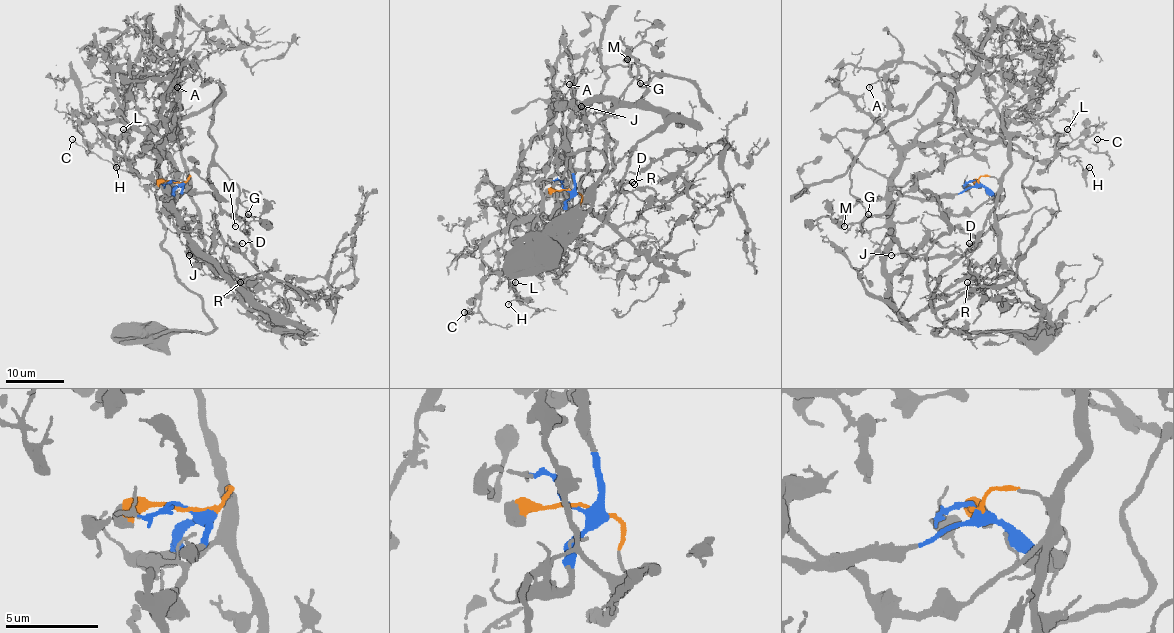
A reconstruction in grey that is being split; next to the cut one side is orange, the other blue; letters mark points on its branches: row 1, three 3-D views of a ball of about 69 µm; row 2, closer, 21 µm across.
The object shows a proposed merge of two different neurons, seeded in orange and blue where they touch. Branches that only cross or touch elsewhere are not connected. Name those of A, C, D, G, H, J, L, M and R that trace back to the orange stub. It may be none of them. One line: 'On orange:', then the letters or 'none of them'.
On orange: C, G, H, L, M

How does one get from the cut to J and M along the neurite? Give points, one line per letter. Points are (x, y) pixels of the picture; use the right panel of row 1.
J: (976, 182), (930, 198), (895, 190), (892, 245), (886, 251), (886, 271), (895, 274), (908, 258), (890, 255)
M: (976, 182), (1010, 163), (1010, 137), (1002, 126), (976, 140), (951, 91), (935, 85), (865, 143), (844, 226)

